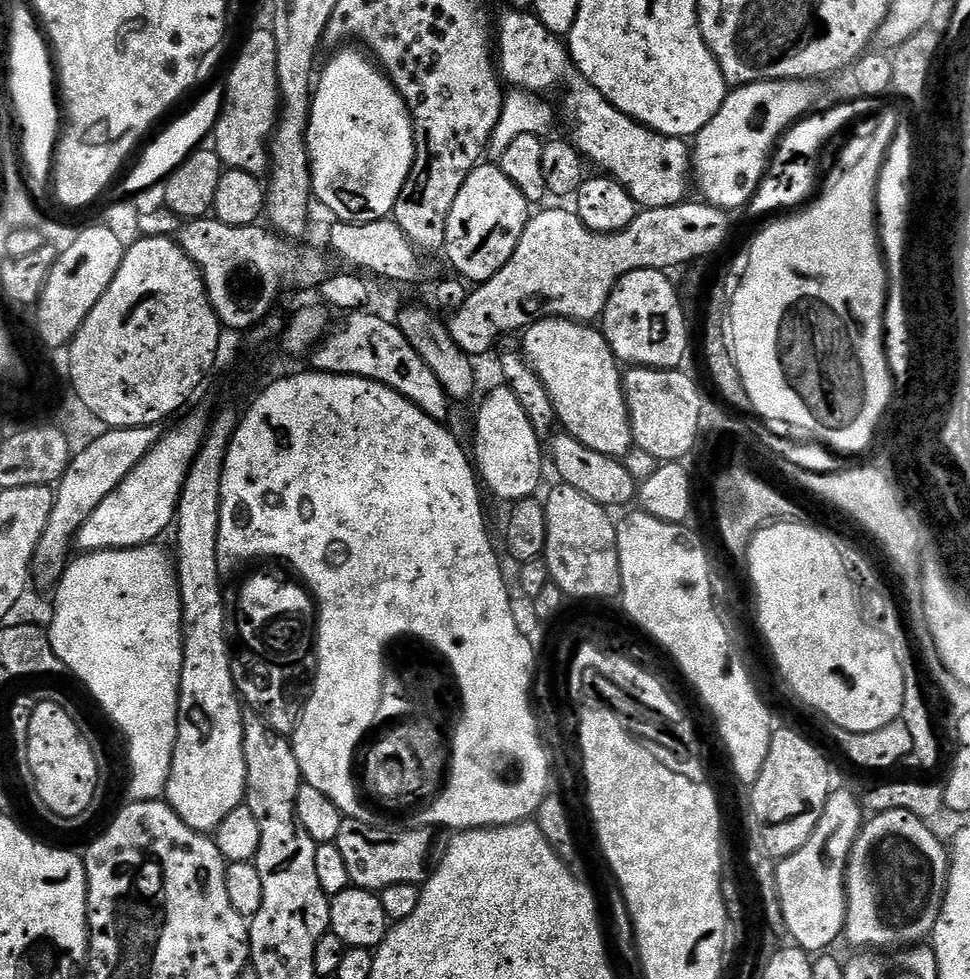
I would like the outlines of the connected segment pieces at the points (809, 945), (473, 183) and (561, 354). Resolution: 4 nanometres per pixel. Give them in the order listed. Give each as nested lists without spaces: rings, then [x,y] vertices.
[[[834,790],[829,794],[826,810],[822,810],[822,818],[818,818],[818,826],[814,834],[810,834],[806,846],[777,863],[778,894],[782,902],[782,918],[786,918],[786,930],[791,943],[809,954],[831,949],[828,947],[844,936],[848,909],[848,859],[865,819],[866,813],[858,796]]]
[[[481,162],[476,165],[466,182],[462,182],[462,190],[458,190],[458,198],[454,198],[454,206],[450,206],[450,218],[446,218],[446,238],[442,249],[448,255],[457,277],[471,282],[473,285],[485,284],[514,254],[518,242],[522,238],[524,228],[528,225],[530,202],[502,174],[495,163]]]
[[[549,318],[528,325],[522,336],[524,355],[542,378],[556,418],[567,435],[598,454],[622,458],[632,447],[632,423],[624,401],[622,368],[610,350],[603,331],[584,322]]]

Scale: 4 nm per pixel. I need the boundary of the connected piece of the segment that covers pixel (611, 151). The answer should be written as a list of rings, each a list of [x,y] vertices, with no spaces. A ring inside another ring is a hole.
[[[508,10],[500,20],[498,32],[498,72],[505,85],[533,94],[545,94],[556,80],[568,83],[569,96],[564,100],[572,123],[571,143],[585,161],[597,164],[635,198],[641,209],[661,208],[685,203],[688,187],[694,184],[692,153],[681,137],[667,136],[647,128],[639,120],[622,114],[584,76],[574,70],[565,41],[546,30],[528,10]]]

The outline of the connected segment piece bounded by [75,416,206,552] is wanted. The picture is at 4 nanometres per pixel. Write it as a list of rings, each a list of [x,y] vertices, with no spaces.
[[[188,416],[181,424],[174,425],[169,432],[165,431],[146,454],[146,458],[142,458],[142,462],[138,462],[138,466],[134,466],[130,474],[126,474],[126,478],[116,487],[116,491],[102,498],[98,510],[94,510],[94,514],[90,514],[90,518],[86,518],[86,522],[80,527],[75,543],[79,547],[81,544],[84,552],[105,552],[111,548],[140,548],[144,544],[159,541],[159,536],[167,528],[169,531],[173,527],[186,474],[202,446],[205,435],[206,420],[200,416]]]

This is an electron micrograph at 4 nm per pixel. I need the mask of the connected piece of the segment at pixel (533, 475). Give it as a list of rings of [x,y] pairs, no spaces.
[[[499,386],[480,404],[480,413],[476,416],[476,456],[474,452],[474,468],[482,481],[483,487],[488,488],[500,500],[515,502],[526,500],[537,495],[536,487],[540,484],[540,444],[541,437],[537,436],[530,418],[526,418],[526,410],[514,398],[507,386]]]

